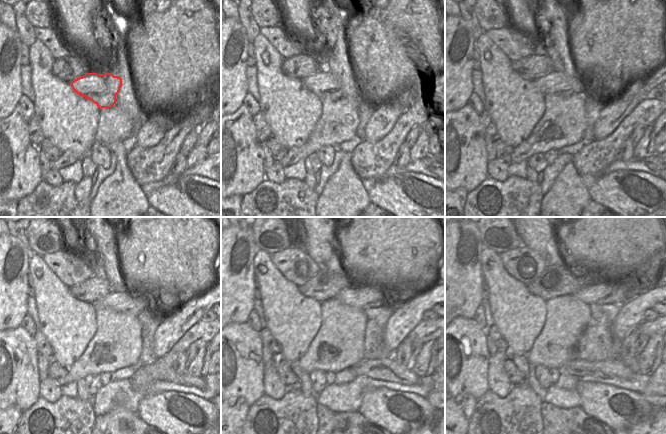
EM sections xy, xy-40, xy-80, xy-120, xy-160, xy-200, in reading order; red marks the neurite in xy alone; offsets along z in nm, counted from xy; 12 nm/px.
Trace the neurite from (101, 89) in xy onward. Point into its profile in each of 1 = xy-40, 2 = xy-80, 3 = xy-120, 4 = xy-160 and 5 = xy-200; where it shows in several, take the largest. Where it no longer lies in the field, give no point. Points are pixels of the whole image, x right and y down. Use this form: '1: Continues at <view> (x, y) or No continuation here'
1: Continues at xy-40 (328, 87)
2: Continues at xy-80 (554, 82)
3: Continues at xy-120 (125, 302)
4: Continues at xy-160 (367, 297)
5: Continues at xy-200 (600, 293)

